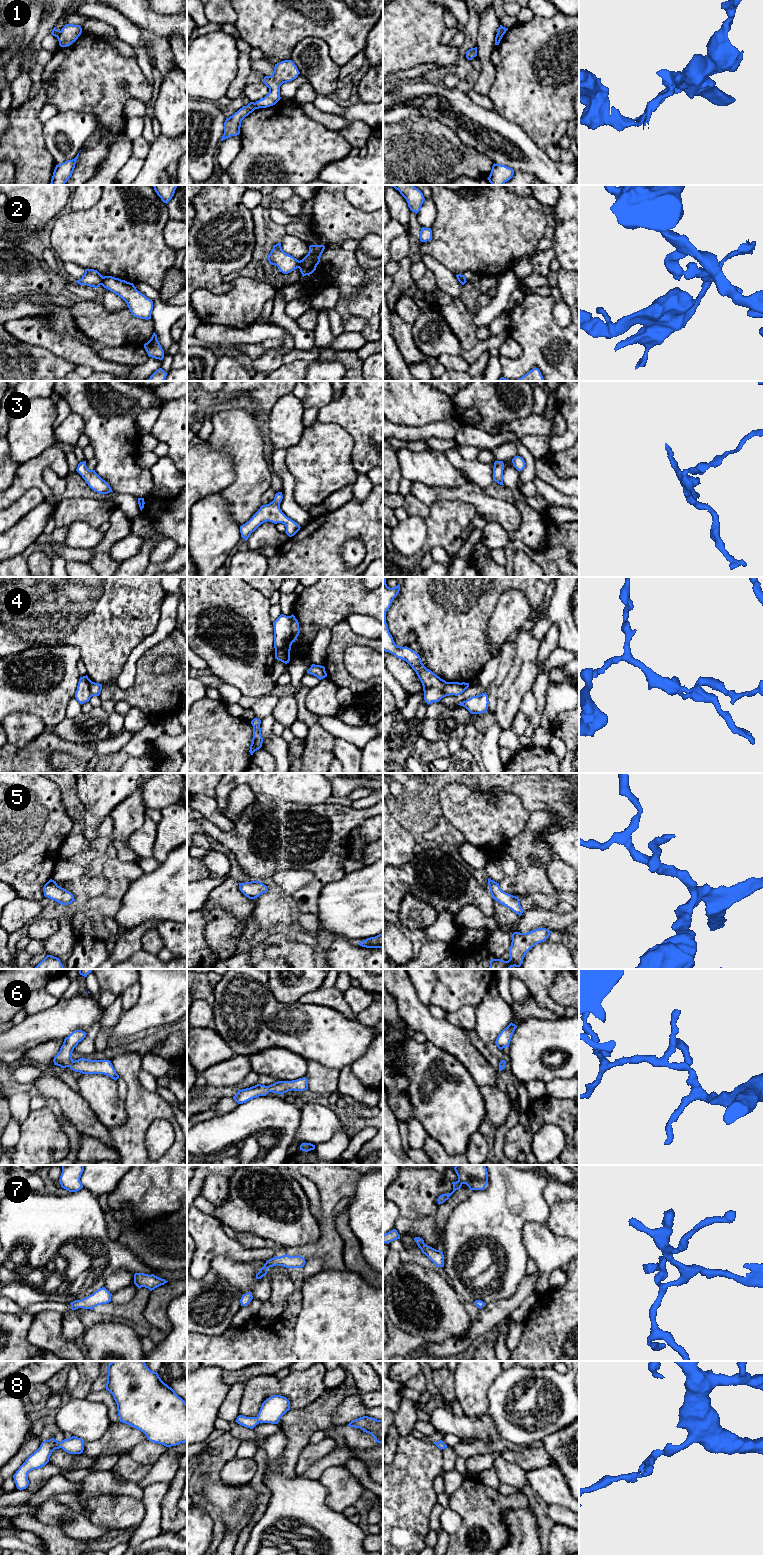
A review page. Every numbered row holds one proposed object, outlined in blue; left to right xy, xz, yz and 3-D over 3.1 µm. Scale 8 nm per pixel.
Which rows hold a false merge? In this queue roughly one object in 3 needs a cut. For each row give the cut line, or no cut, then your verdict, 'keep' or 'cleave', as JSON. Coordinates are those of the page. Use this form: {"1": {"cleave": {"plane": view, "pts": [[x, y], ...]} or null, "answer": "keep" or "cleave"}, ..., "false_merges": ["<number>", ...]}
{"1": {"cleave": {"plane": "xz", "pts": [[254, 103], [257, 108]]}, "answer": "cleave"}, "2": {"cleave": {"plane": "xy", "pts": [[103, 277], [101, 284]]}, "answer": "cleave"}, "3": {"cleave": null, "answer": "keep"}, "4": {"cleave": {"plane": "xz", "pts": [[291, 616], [291, 635], [283, 646], [275, 650]]}, "answer": "cleave"}, "5": {"cleave": null, "answer": "keep"}, "6": {"cleave": null, "answer": "keep"}, "7": {"cleave": null, "answer": "keep"}, "8": {"cleave": null, "answer": "keep"}, "false_merges": ["1", "2", "4"]}

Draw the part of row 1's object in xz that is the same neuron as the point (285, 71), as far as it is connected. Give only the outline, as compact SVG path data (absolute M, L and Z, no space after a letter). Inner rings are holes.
M284 60L275 64L272 75L265 76L263 80L263 83L269 88L269 93L255 102L256 108L267 108L275 105L281 99L280 86L296 79L299 74L300 72L292 60Z

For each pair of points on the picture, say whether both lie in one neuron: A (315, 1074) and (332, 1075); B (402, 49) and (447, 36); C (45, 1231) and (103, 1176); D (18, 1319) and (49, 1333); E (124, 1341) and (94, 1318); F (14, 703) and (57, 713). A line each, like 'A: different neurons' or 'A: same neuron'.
A: same neuron
B: different neurons
C: different neurons
D: different neurons
E: different neurons
F: same neuron

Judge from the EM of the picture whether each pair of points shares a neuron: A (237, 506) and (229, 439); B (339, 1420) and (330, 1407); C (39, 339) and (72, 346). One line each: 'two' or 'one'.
A: one
B: two
C: one

